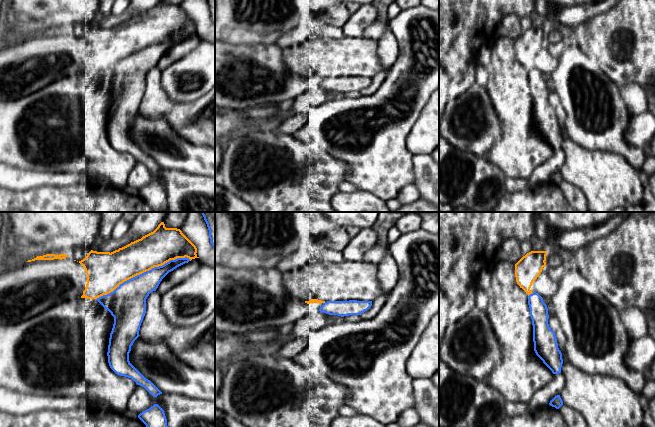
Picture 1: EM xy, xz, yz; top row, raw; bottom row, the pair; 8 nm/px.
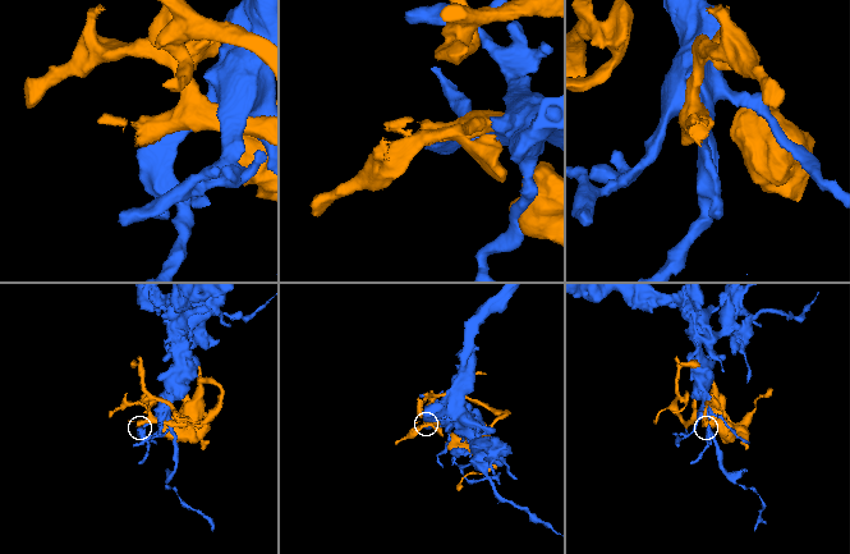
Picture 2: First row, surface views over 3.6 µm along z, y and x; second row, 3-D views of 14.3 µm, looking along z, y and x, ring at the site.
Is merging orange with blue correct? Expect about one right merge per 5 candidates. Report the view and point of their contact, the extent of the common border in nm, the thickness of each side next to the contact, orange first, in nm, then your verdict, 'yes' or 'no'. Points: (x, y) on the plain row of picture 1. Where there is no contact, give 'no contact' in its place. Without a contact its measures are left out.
contact xy (143, 48); length 850 nm; calibres 280 and 280 nm; no

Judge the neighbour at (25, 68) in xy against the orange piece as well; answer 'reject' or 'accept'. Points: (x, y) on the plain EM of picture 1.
accept

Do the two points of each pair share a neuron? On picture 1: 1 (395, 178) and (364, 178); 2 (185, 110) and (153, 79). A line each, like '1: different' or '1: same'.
1: same
2: same

